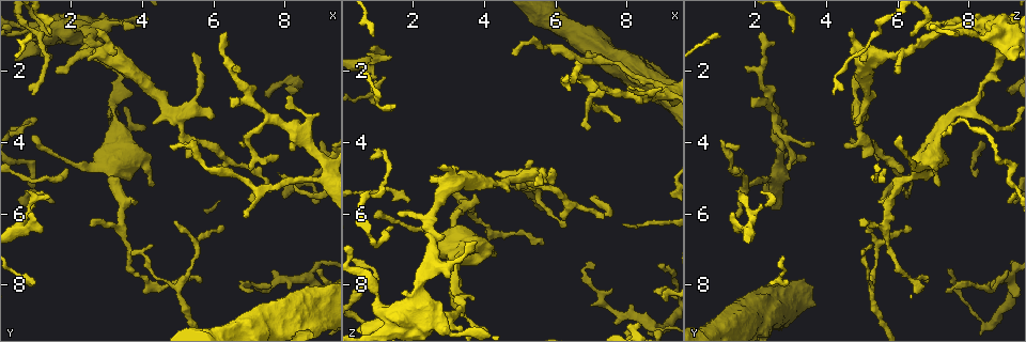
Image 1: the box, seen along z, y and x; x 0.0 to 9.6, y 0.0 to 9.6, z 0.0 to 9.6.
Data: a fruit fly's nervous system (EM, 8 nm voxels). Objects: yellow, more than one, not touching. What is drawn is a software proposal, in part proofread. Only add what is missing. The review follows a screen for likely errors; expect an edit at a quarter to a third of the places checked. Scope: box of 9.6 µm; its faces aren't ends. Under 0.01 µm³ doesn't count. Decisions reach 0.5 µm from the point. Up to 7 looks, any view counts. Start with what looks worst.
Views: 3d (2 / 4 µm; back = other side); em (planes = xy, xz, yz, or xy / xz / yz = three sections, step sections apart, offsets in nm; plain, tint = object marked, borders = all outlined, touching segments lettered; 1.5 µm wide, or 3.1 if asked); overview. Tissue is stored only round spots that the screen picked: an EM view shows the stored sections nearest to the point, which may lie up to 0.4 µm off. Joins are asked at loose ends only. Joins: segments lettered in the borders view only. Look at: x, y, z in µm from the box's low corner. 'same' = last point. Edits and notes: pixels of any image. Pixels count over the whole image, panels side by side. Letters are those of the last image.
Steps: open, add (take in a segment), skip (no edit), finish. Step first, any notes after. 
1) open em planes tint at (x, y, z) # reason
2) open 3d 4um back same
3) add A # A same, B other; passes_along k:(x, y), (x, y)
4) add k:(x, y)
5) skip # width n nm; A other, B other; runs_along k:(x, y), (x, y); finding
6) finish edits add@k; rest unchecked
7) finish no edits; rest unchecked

open em planes tint at (6.90, 4.10, 3.75) # tapers out

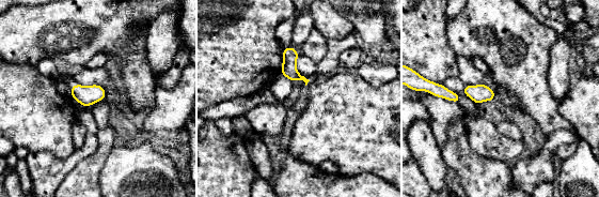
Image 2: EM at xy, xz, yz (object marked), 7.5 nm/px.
open em planes borders same # see the neighbours

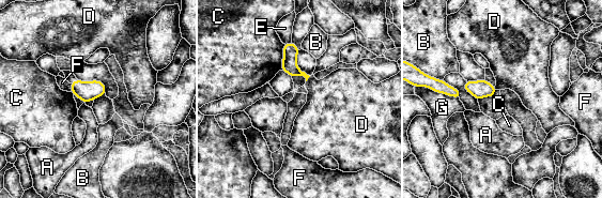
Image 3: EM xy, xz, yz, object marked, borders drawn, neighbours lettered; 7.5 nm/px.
skip # A other, B other, C other, D other, E other, F other, G other; no lettered segment goes on from it

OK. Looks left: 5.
open em planes plain at (1.65, 2.05, 6.10) # branch stops here

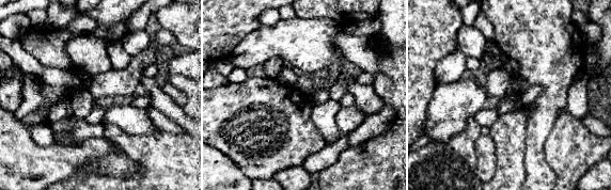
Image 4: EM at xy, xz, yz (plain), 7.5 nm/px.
open em planes borders same # what lies round it

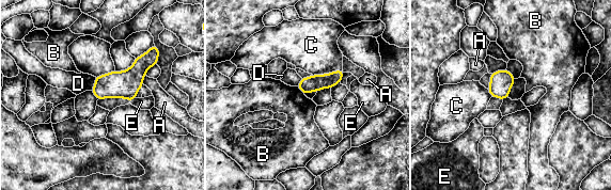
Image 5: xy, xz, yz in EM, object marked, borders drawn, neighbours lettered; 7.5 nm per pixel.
add C # A other, B other, C same, D other, E other; passes_along 5:(315, 82), (327, 74), (311, 45); the neuron continues

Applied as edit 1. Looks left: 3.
open overview # redraw

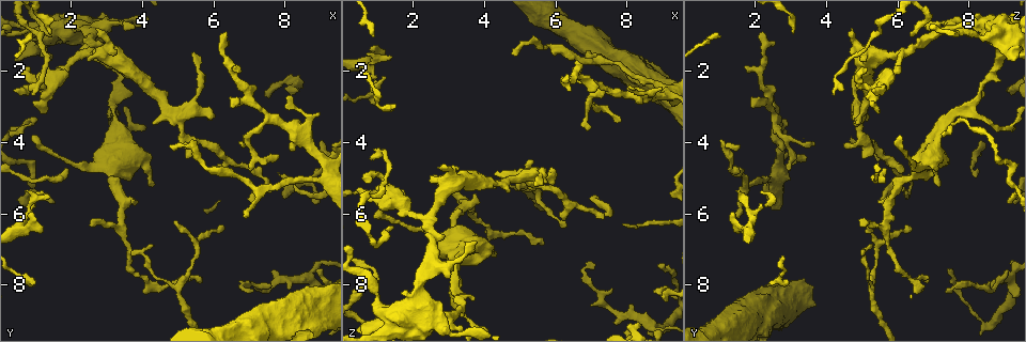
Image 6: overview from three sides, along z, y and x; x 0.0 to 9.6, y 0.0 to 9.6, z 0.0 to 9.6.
open em planes tint at (2.70, 0.80, 4.70) # free end

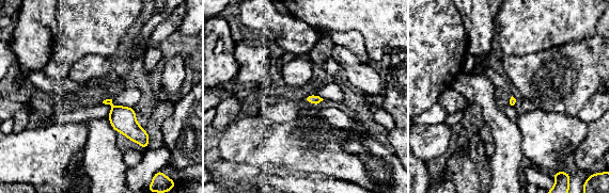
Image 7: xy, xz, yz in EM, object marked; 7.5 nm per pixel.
open em planes borders same

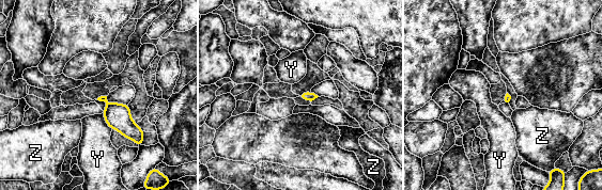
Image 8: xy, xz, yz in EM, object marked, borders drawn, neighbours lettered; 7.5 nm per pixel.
skip # longest_contact Y 150 nm; Y other, Z other; border 8:(102, 113), (105, 123), (111, 129); none of them fits

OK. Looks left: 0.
finish edits add@5; rest unchecked

